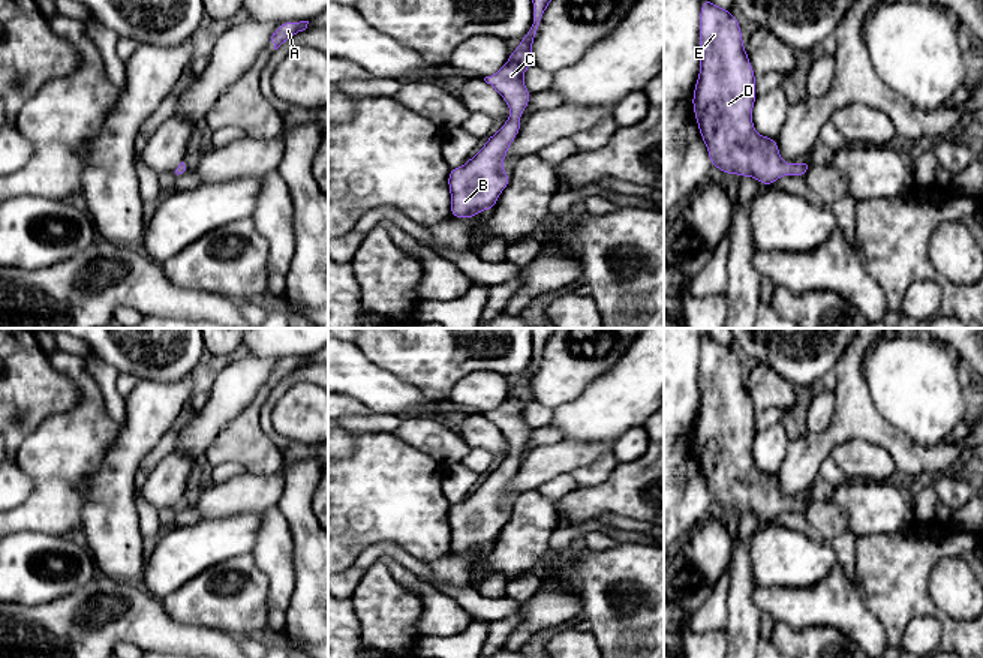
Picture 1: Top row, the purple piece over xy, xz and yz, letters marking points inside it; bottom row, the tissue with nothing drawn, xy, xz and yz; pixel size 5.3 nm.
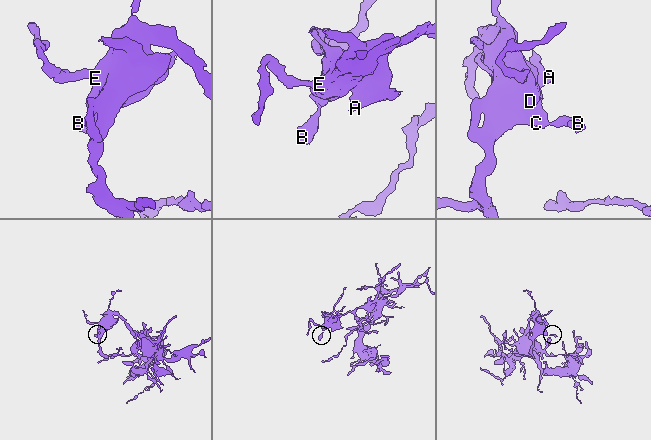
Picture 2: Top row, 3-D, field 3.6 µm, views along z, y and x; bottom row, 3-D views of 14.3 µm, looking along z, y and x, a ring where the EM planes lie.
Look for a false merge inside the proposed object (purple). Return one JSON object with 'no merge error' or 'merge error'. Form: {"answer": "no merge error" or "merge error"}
{"answer": "no merge error"}

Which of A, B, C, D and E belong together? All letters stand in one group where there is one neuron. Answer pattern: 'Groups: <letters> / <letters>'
Groups: A B C D E

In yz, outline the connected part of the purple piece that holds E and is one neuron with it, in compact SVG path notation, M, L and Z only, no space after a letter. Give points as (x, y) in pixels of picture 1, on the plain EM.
M706 333L700 345L700 409L692 444L712 502L724 510L755 513L770 523L785 510L805 513L809 495L787 501L776 474L755 468L752 442L755 414L742 378L742 366L731 346Z

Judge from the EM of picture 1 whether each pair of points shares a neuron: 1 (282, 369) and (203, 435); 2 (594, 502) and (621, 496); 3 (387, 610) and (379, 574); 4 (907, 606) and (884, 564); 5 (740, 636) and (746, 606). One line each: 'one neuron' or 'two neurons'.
1: two neurons
2: one neuron
3: one neuron
4: one neuron
5: one neuron

